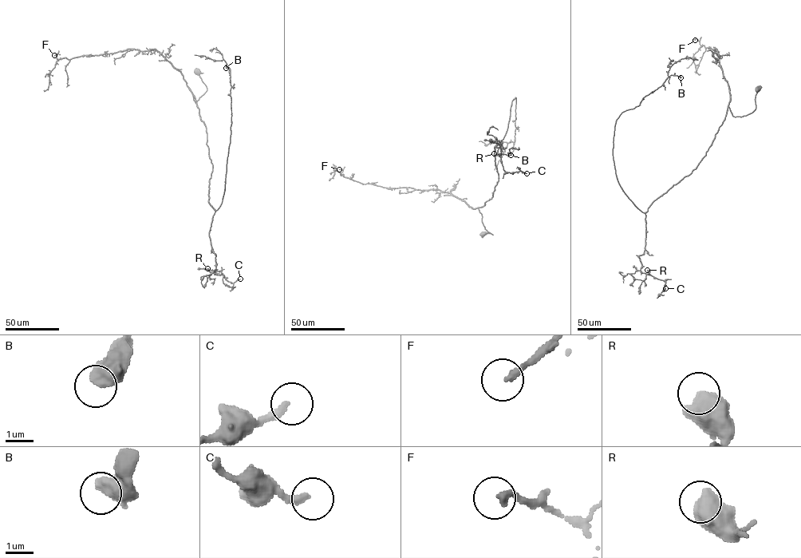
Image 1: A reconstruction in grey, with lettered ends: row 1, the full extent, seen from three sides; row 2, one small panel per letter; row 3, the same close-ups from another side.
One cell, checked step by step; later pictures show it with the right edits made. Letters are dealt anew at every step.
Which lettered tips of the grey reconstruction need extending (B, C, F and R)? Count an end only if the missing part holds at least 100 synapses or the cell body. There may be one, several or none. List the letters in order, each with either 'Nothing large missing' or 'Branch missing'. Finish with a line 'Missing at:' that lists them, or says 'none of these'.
B: Nothing large missing
C: Nothing large missing
F: Nothing large missing
R: Nothing large missing
Missing at: none of these

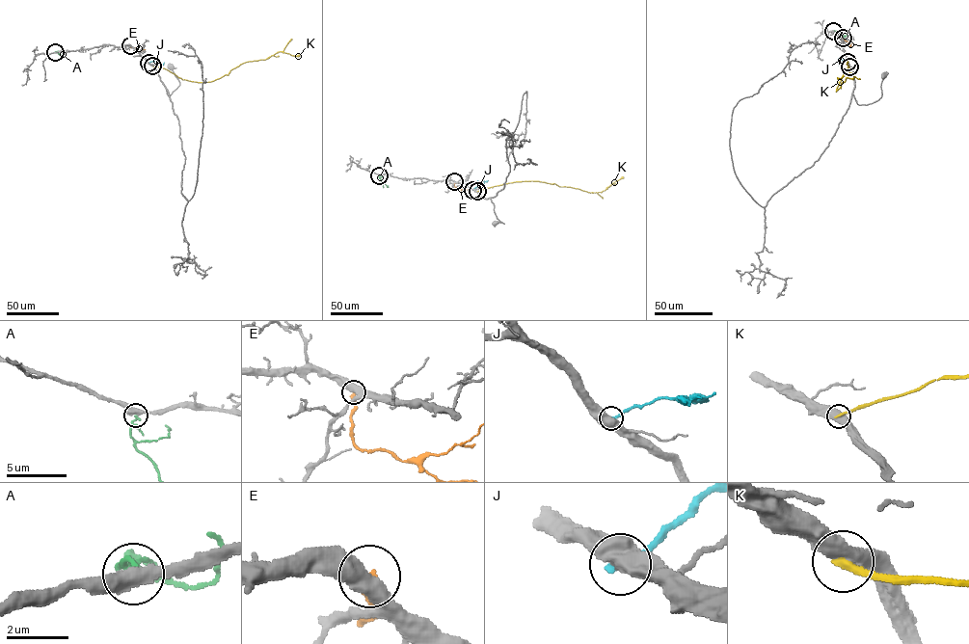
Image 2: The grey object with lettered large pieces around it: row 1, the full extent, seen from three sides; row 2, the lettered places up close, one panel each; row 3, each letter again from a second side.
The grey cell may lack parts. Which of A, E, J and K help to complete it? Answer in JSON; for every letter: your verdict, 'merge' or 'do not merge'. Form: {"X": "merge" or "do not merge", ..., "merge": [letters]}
{"A": "merge", "E": "do not merge", "J": "do not merge", "K": "do not merge", "merge": ["A"]}

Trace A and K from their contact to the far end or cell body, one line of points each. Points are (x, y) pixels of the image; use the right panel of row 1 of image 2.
A: (833, 31), (842, 36), (846, 35)
K: (849, 66), (836, 92), (846, 78), (853, 79), (853, 73), (838, 78)

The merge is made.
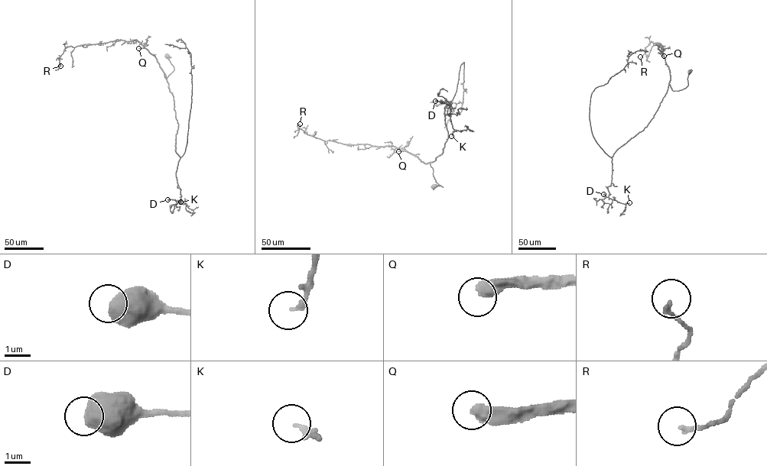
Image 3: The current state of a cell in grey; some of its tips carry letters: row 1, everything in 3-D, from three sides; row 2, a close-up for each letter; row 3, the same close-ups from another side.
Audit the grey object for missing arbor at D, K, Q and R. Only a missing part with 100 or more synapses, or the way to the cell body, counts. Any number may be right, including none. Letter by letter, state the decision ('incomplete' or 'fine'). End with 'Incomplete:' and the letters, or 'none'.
D: fine
K: fine
Q: incomplete
R: fine
Incomplete: Q

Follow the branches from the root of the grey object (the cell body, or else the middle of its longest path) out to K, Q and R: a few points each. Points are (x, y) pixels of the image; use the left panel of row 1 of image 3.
K: (167, 56), (173, 68), (166, 79), (164, 73), (178, 124), (175, 151), (180, 158), (176, 176), (180, 202)
Q: (167, 56), (173, 69), (166, 79), (155, 56), (144, 48), (138, 48)
R: (167, 56), (173, 69), (166, 79), (155, 56), (136, 40), (115, 40), (66, 46), (60, 59), (60, 66)

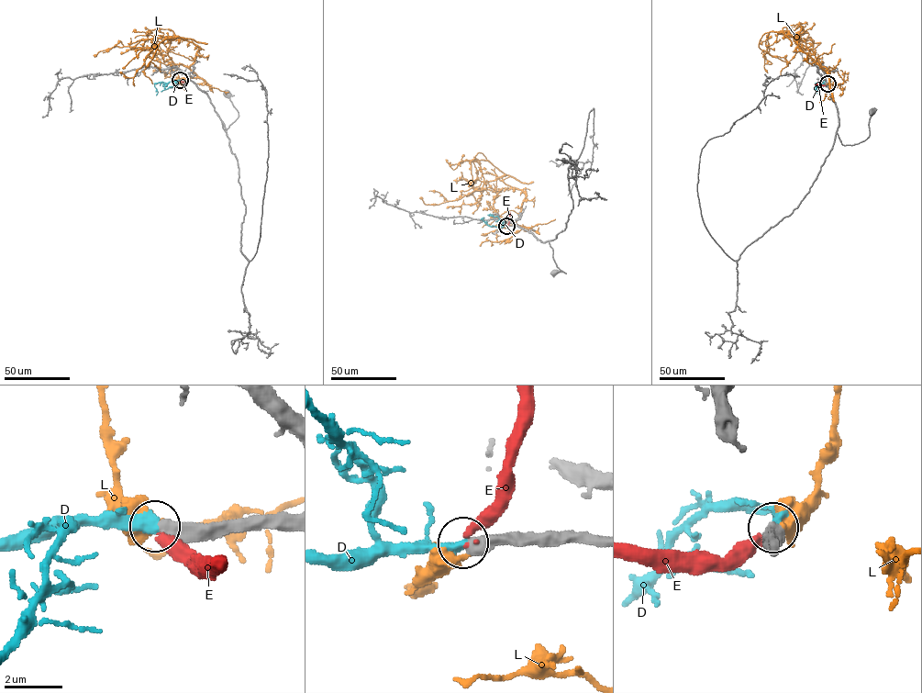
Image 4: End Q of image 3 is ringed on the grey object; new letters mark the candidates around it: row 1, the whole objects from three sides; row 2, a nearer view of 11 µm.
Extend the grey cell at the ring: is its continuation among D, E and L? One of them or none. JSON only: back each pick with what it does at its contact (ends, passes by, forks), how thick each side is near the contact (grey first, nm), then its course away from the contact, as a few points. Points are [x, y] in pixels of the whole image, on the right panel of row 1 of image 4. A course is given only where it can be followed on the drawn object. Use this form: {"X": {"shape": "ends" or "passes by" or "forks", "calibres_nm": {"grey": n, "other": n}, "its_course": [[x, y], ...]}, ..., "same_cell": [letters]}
{"D": {"shape": "ends", "calibres_nm": {"grey": 550, "other": 380}, "its_course": [[827, 83], [820, 83], [816, 93]]}, "same_cell": ["D"]}

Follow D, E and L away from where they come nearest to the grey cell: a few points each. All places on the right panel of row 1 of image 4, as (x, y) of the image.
D: (827, 83), (820, 83), (816, 93)
E: (827, 83), (815, 83)
L: (827, 83), (829, 69), (803, 40), (771, 31), (759, 43), (786, 61), (794, 55), (792, 51)

